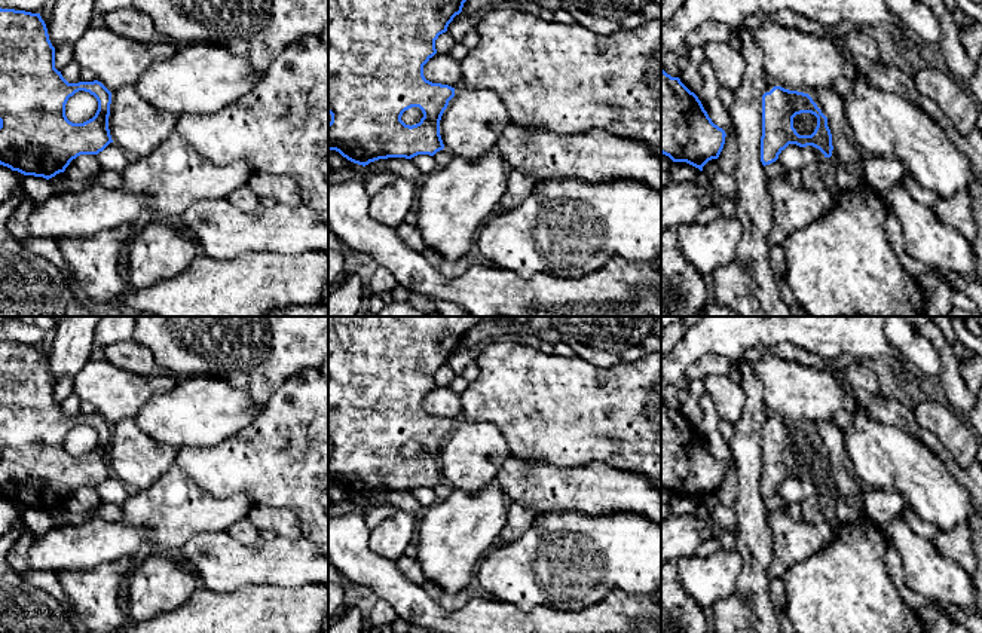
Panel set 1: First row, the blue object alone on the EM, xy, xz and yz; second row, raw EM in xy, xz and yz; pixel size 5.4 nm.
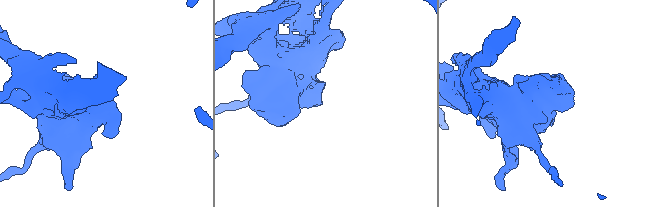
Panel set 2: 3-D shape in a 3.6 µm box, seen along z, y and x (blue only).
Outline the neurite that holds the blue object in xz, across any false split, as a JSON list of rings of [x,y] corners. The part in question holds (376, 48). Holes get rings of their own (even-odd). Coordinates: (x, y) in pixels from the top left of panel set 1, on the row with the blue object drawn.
[[[328,0],[328,113],[331,114],[331,122],[328,123],[328,150],[336,150],[348,160],[365,166],[370,162],[388,158],[412,159],[417,155],[434,156],[444,149],[440,135],[440,120],[449,101],[455,97],[455,88],[426,80],[423,65],[437,53],[435,40],[447,31],[453,18],[462,12],[465,1],[466,0]],[[412,107],[419,107],[423,117],[419,123],[410,126],[401,120],[401,116]]]

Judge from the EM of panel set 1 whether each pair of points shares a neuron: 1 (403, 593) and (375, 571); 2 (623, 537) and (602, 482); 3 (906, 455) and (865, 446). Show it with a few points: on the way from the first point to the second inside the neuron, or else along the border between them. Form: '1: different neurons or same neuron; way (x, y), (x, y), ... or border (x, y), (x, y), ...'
1: same neuron; way (395, 590), (382, 577)
2: different neurons; border (578, 511), (590, 514), (636, 513), (645, 519)
3: same neuron; way (896, 455), (880, 455), (875, 450)

